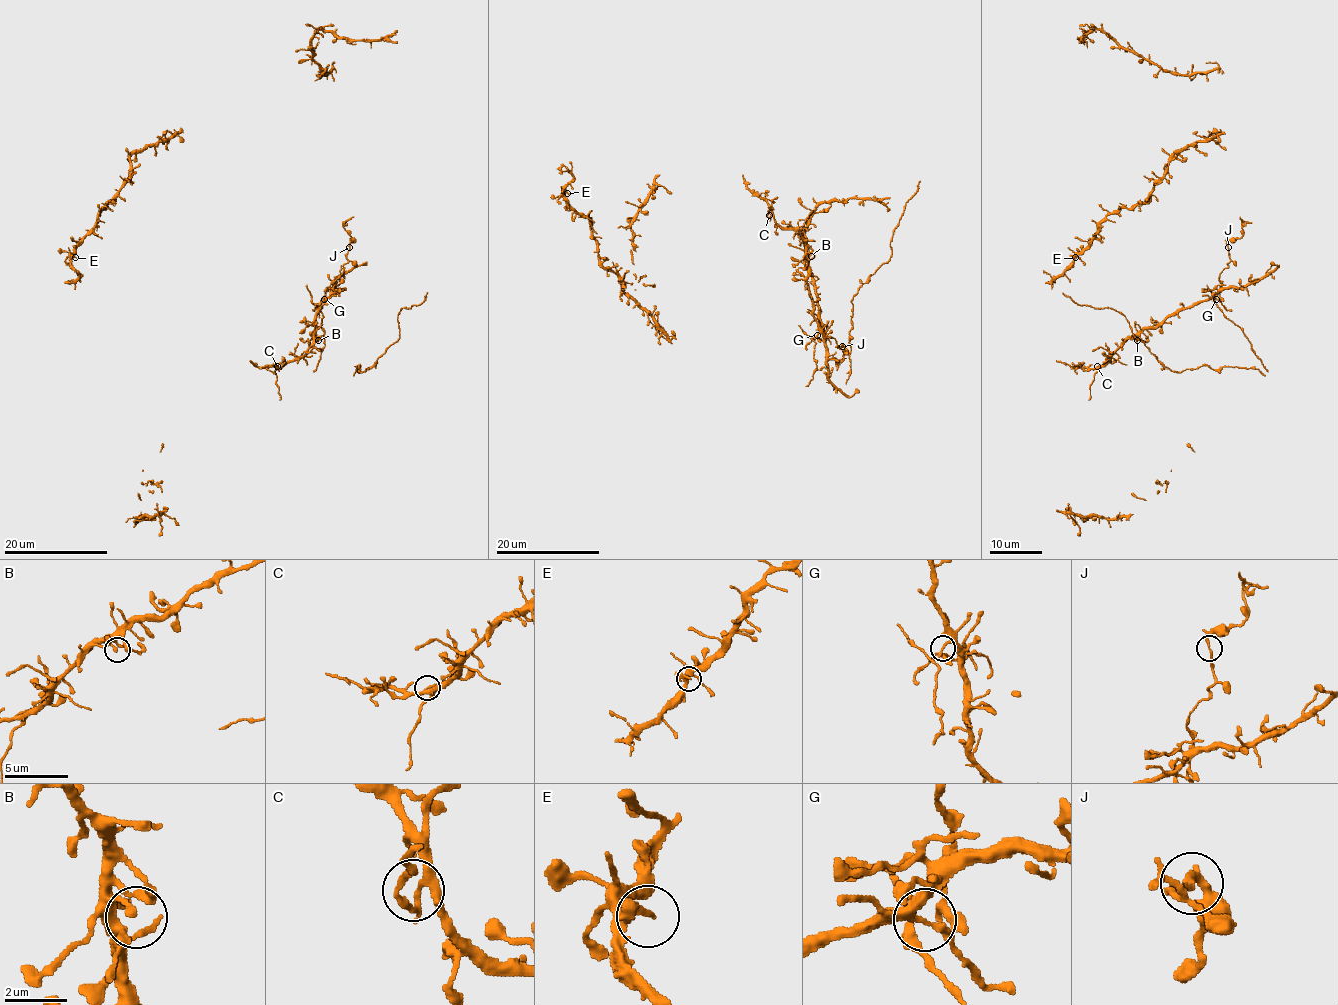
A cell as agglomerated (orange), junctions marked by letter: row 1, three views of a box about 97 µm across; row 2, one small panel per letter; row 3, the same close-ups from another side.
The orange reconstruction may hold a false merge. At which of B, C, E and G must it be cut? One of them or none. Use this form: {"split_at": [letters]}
{"split_at": ["G"]}

